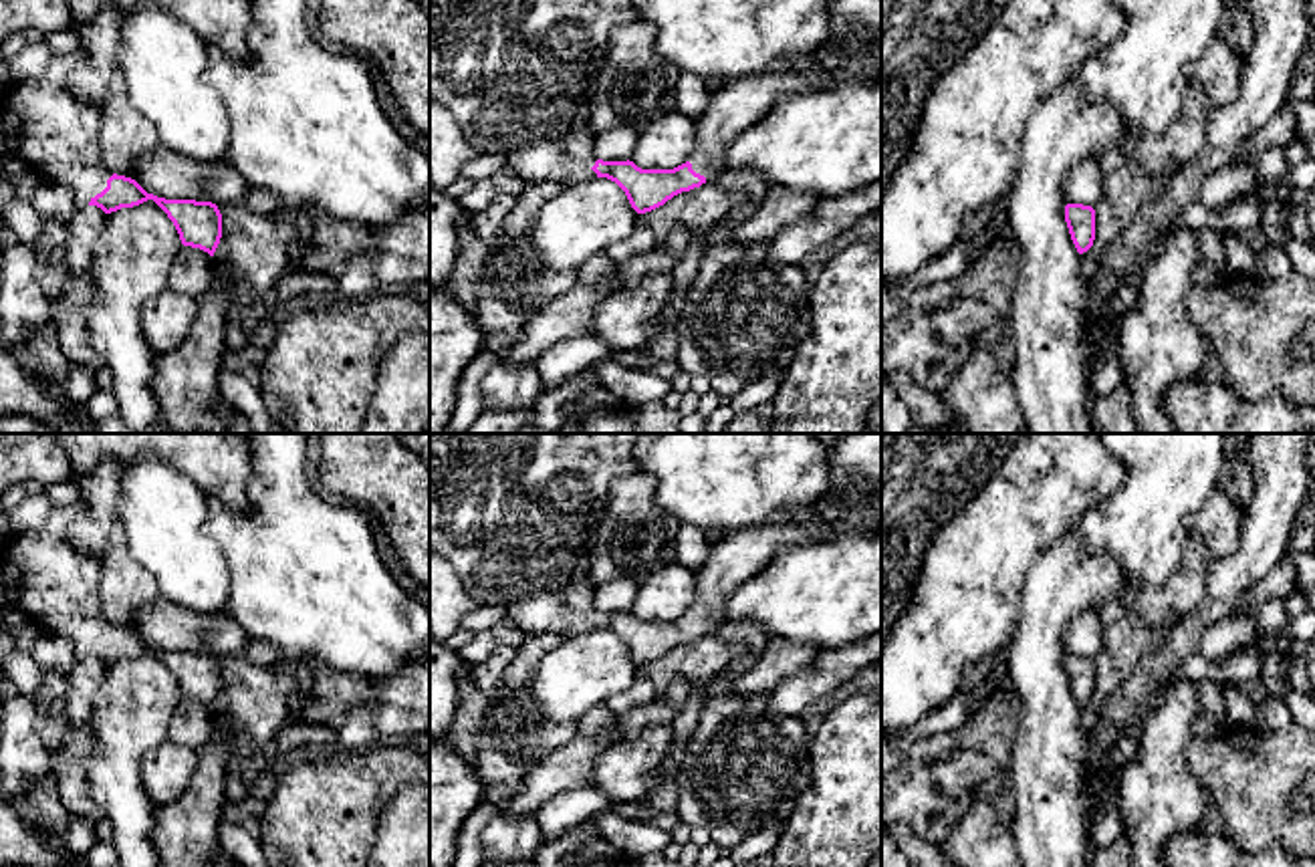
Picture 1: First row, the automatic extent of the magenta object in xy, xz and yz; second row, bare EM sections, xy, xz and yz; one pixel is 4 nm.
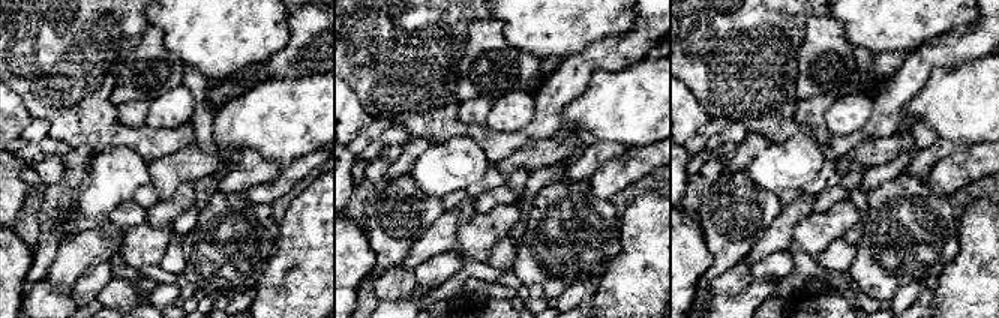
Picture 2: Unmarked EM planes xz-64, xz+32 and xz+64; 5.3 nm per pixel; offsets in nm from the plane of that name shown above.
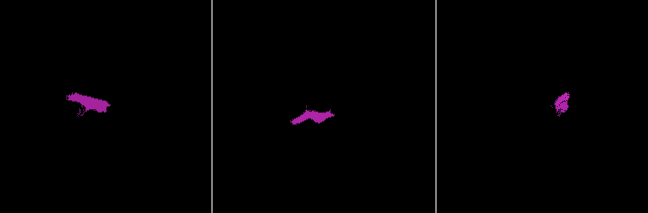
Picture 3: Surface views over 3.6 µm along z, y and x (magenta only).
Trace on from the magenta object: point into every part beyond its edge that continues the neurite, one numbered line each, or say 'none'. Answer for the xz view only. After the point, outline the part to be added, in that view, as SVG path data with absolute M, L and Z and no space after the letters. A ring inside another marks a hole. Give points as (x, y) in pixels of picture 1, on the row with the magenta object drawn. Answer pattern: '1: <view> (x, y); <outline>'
1: xz (519, 75); M430 0L430 99L454 115L478 153L502 155L506 169L526 183L555 181L569 188L593 179L593 91L611 30L635 18L631 0Z
2: xz (735, 107); M831 0L829 12L833 38L827 44L801 58L774 60L764 73L710 93L710 103L698 121L698 143L688 159L706 181L716 181L726 171L728 147L742 131L764 117L781 97L807 91L811 67L825 71L839 67L841 34L847 24L857 30L881 26L881 0Z

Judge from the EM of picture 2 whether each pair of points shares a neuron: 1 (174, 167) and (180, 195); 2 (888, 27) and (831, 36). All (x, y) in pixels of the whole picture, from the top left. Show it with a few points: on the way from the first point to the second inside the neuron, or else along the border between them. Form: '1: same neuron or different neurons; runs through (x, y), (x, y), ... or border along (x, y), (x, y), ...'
1: different neurons; border along (192, 183), (182, 183), (168, 198), (158, 200)
2: different neurons; border along (828, 15), (842, 23), (843, 36), (852, 45)

